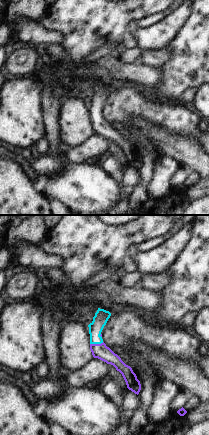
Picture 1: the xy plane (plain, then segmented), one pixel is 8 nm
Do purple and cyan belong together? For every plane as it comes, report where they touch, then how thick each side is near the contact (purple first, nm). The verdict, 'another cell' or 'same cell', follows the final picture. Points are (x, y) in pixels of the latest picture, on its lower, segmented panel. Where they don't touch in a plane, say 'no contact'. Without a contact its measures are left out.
contact (96, 344); calibres 120 and 120 nm

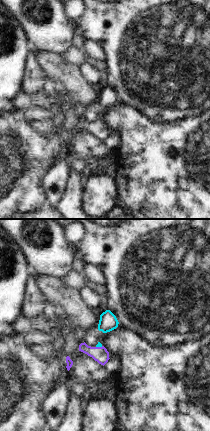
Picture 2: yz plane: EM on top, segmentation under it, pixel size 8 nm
contact (99, 347); calibres 130 and 40 nm

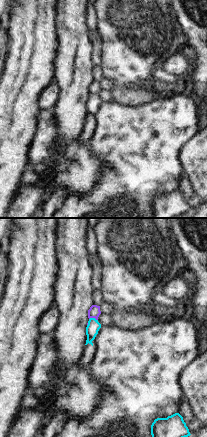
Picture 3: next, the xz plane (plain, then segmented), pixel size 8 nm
contact (93, 317); calibres 90 and 100 nm

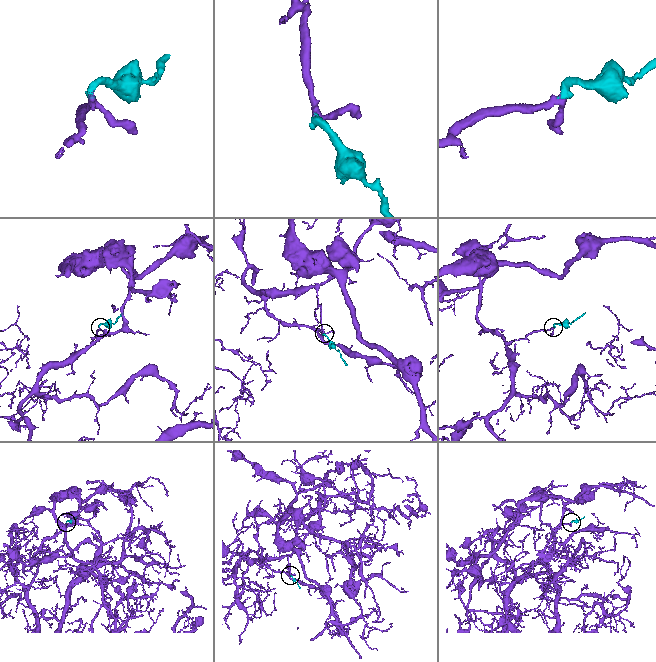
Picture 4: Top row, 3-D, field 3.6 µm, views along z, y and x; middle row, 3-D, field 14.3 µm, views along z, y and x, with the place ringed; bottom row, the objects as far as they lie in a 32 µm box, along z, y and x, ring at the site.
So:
same cell

